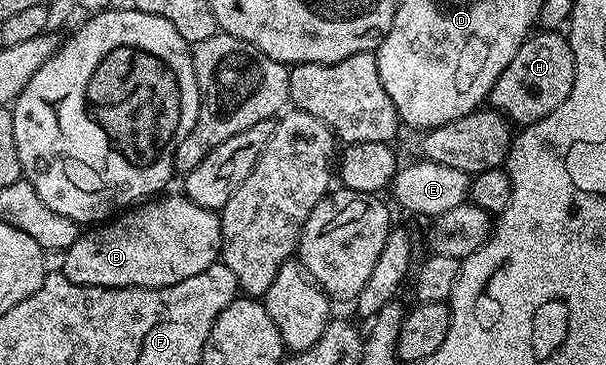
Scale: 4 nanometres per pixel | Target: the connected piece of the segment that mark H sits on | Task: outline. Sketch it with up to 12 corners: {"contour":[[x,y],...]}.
{"contour":[[528,36],[487,101],[524,127],[568,99],[570,40]]}

